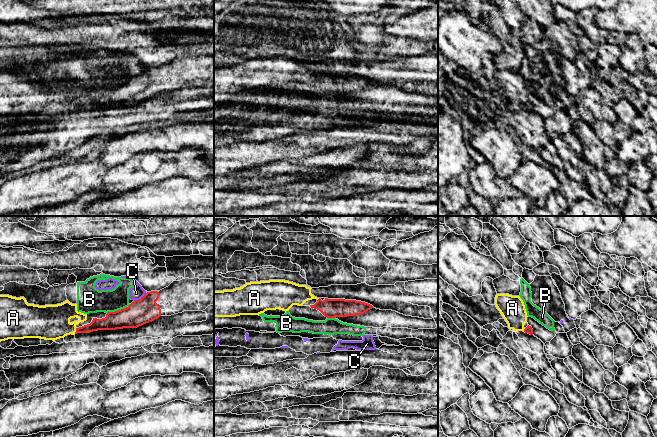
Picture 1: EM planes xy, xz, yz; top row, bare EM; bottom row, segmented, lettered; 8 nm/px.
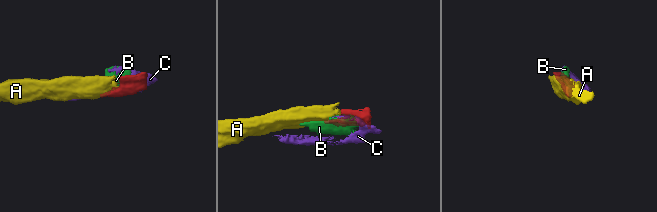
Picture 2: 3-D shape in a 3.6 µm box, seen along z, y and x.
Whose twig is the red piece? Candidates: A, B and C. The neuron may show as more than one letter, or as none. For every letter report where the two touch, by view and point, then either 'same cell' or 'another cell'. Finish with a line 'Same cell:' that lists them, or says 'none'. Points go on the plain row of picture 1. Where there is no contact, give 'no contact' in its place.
A: xy (76, 107) | same cell
B: xy (118, 86) | another cell
C: xy (141, 74) | another cell
Same cell: A

